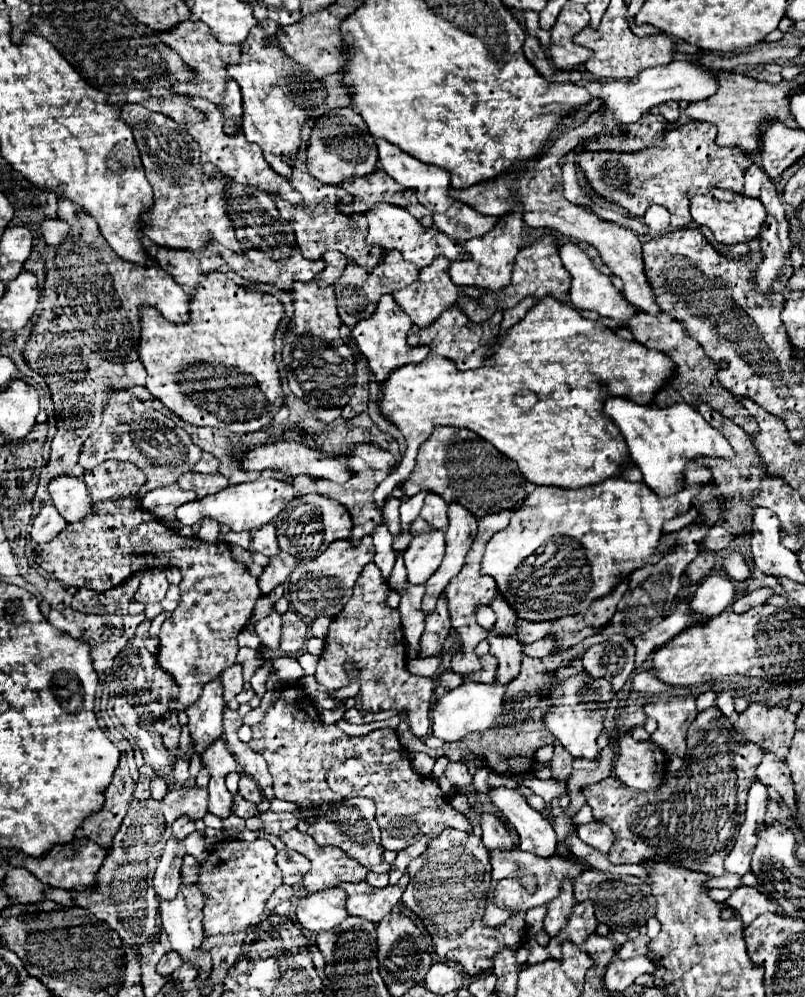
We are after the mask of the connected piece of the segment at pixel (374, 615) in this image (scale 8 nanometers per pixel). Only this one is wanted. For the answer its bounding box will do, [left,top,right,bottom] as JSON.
[314,562,436,739]

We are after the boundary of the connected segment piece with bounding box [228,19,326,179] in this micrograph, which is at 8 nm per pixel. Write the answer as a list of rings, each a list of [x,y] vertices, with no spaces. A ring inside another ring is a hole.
[[[260,21],[258,25],[252,27],[248,39],[244,41],[242,45],[242,61],[238,65],[230,65],[228,67],[228,77],[234,79],[240,89],[242,89],[242,99],[244,99],[244,121],[242,121],[242,133],[244,137],[250,141],[250,143],[256,143],[260,149],[262,149],[262,155],[264,159],[268,161],[268,165],[278,173],[278,175],[284,175],[286,179],[290,179],[292,175],[292,169],[286,161],[282,161],[284,157],[294,157],[302,145],[302,137],[300,137],[300,129],[302,129],[302,123],[306,121],[304,117],[304,109],[308,107],[318,107],[326,101],[326,93],[324,93],[324,99],[322,95],[314,93],[314,91],[324,91],[324,83],[318,81],[316,77],[312,77],[308,73],[308,69],[304,69],[304,65],[296,65],[282,49],[280,49],[280,43],[276,41],[276,31],[278,31],[278,25],[274,21]]]

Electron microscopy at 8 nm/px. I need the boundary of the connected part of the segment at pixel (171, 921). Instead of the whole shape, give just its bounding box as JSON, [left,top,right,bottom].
[160,885,212,981]

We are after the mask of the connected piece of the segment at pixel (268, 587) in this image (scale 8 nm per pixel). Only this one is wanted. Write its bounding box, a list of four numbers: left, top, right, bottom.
[258,553,298,595]

